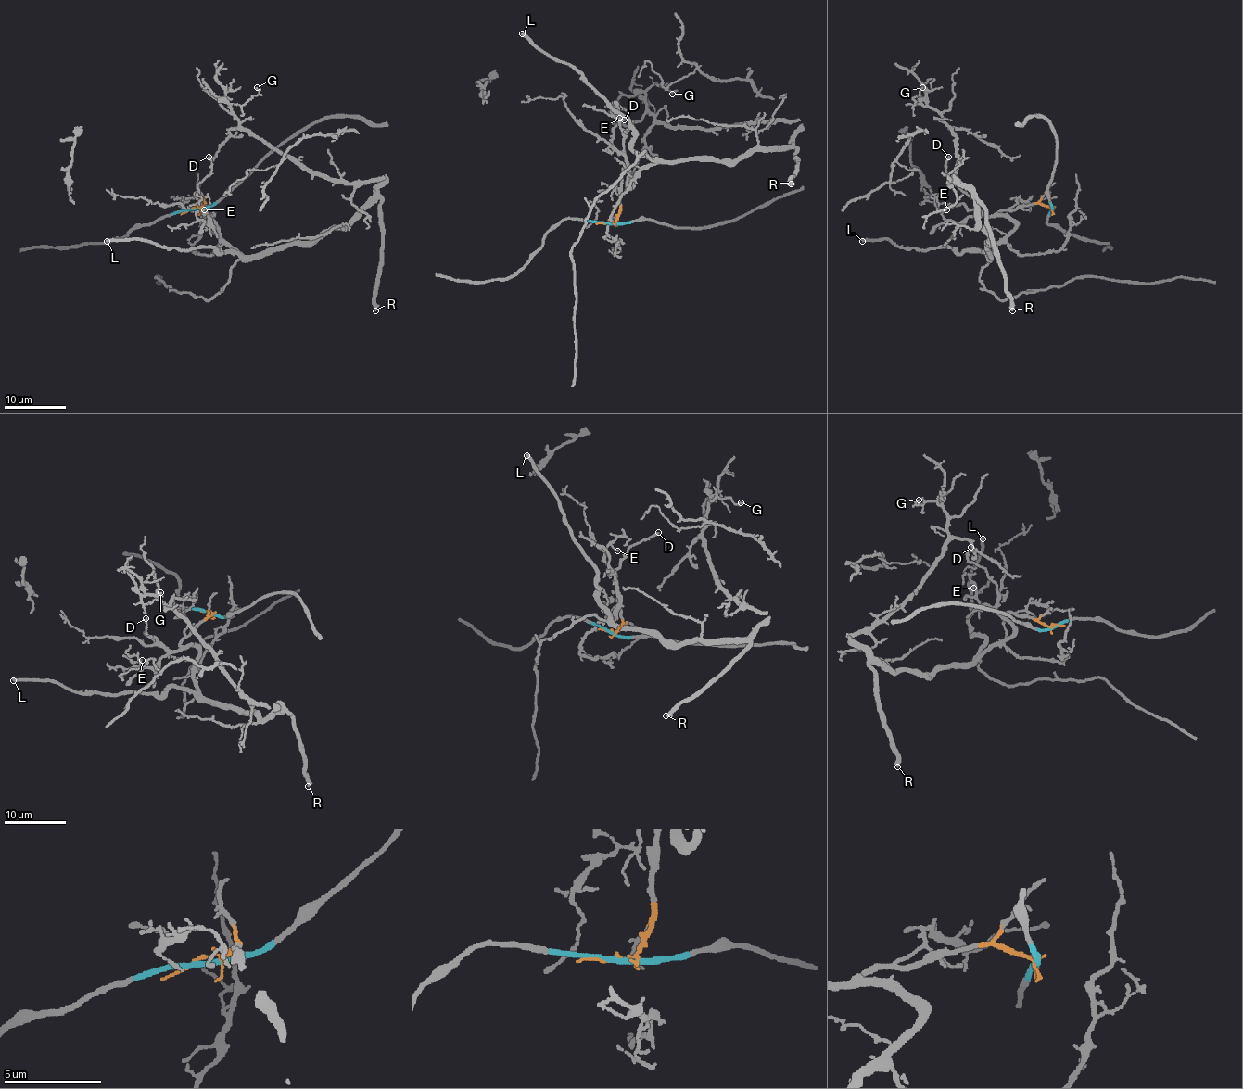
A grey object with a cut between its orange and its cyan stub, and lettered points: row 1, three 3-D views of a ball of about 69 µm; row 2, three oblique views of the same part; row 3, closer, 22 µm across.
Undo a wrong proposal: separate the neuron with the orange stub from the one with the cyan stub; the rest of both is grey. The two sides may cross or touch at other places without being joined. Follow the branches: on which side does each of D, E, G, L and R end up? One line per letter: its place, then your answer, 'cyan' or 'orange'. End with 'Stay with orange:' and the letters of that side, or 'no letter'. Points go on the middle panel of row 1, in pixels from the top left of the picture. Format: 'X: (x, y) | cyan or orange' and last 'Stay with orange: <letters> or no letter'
D: (624, 120) | orange
E: (619, 118) | orange
G: (672, 94) | orange
L: (522, 33) | orange
R: (791, 183) | orange
Stay with orange: D, E, G, L, R

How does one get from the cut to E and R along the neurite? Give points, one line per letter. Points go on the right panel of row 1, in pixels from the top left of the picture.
E: (1051, 208), (1028, 203), (961, 221), (943, 216), (941, 212), (947, 209)
R: (1051, 208), (1037, 203), (999, 211), (1014, 226), (990, 256), (976, 198), (1011, 310)

